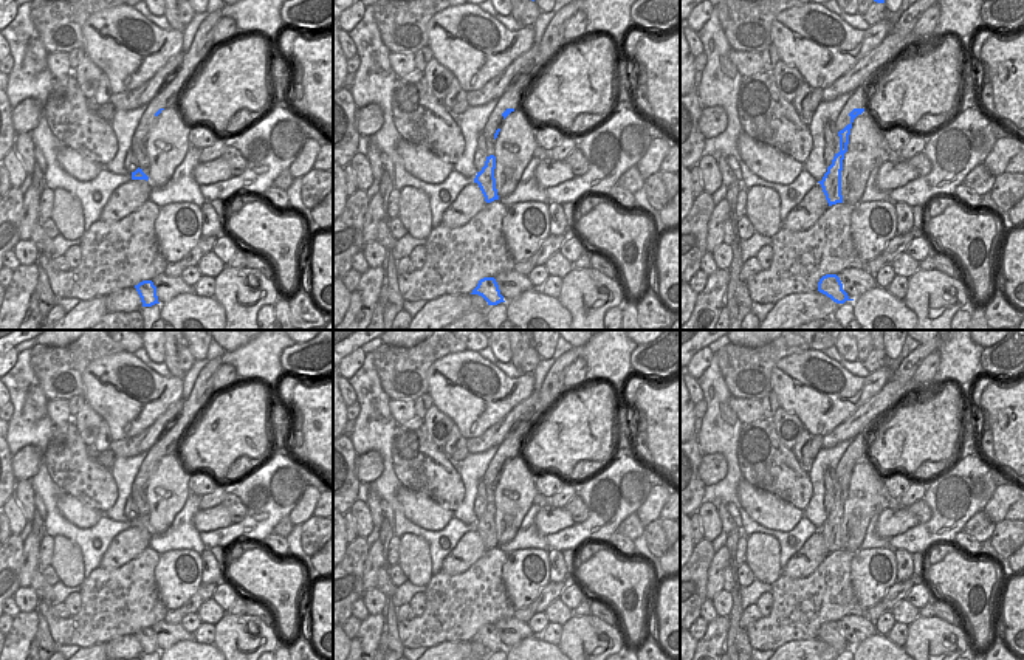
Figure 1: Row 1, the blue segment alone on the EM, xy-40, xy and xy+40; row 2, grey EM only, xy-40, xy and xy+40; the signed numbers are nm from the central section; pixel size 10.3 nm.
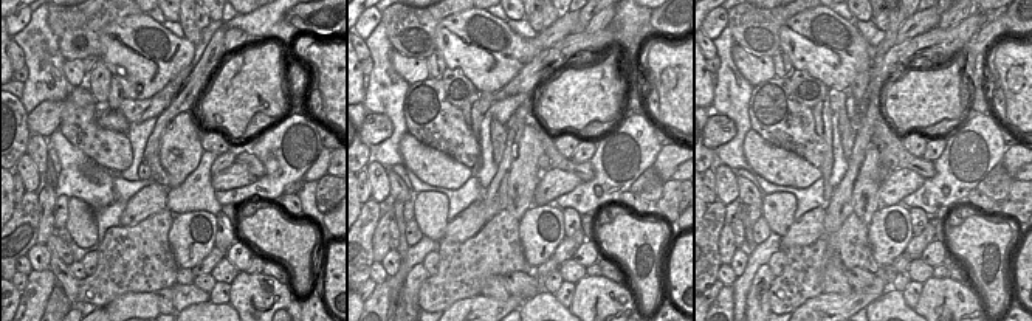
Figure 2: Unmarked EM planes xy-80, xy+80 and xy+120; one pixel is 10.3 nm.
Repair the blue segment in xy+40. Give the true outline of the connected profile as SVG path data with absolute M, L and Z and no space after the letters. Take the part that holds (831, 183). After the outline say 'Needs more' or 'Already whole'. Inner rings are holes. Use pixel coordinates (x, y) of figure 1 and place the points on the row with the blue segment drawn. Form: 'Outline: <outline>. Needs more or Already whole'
Outline: M854 108L849 113L850 122L843 130L838 132L840 152L835 153L832 164L827 167L827 172L824 174L823 180L818 181L823 187L823 192L826 195L829 206L837 205L837 203L843 203L843 195L841 195L843 160L844 160L844 153L847 152L852 122L863 112L864 112L864 108Z. Already whole.

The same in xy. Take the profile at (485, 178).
Outline: M490 155L486 156L485 166L482 167L480 172L477 172L474 178L474 183L479 184L486 203L499 200L497 189L496 189L494 169L496 169L496 156Z. Already whole.

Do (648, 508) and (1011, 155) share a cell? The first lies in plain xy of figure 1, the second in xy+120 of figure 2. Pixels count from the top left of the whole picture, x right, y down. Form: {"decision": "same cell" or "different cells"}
{"decision": "same cell"}

